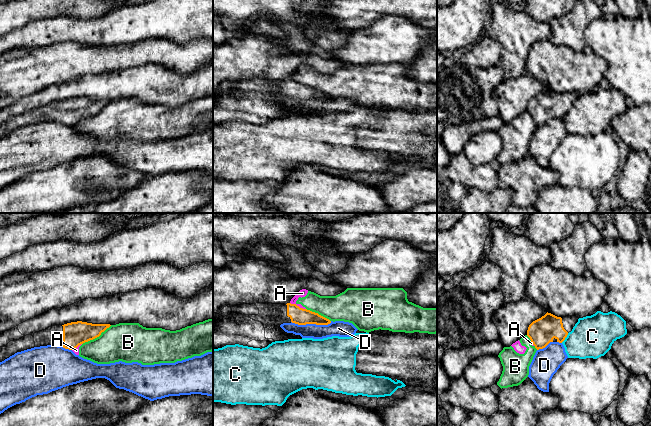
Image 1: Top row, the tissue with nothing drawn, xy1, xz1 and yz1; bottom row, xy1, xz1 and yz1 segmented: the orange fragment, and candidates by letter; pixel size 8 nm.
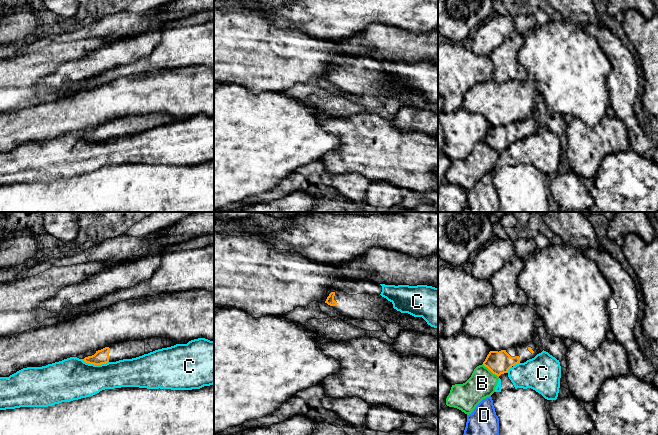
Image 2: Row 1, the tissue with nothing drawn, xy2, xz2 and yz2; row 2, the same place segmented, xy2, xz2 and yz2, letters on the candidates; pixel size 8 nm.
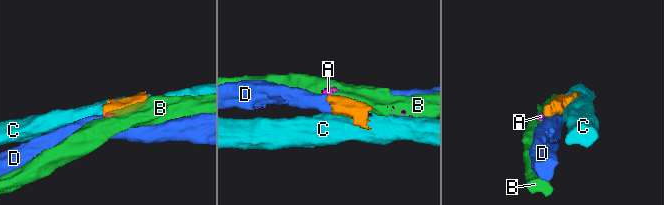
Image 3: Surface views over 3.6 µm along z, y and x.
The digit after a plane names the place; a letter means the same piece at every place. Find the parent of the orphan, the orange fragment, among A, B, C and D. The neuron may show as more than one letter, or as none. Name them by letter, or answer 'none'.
none

